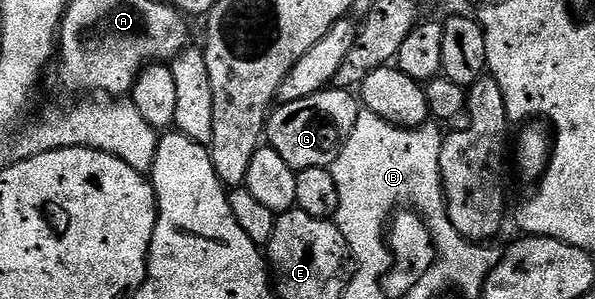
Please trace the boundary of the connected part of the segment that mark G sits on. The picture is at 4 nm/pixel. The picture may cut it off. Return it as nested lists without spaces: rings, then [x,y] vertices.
[[[328,87],[322,89],[319,93],[309,95],[305,99],[297,99],[293,103],[282,103],[272,112],[271,116],[267,118],[267,127],[265,130],[266,140],[269,142],[270,148],[277,151],[277,155],[281,155],[281,159],[285,159],[285,163],[289,163],[289,167],[296,171],[300,169],[308,169],[309,167],[321,167],[322,169],[330,167],[335,162],[337,155],[341,155],[341,151],[345,147],[345,143],[349,139],[349,135],[353,135],[353,127],[357,123],[361,112],[361,101],[358,96],[350,89],[337,89],[334,87]]]

